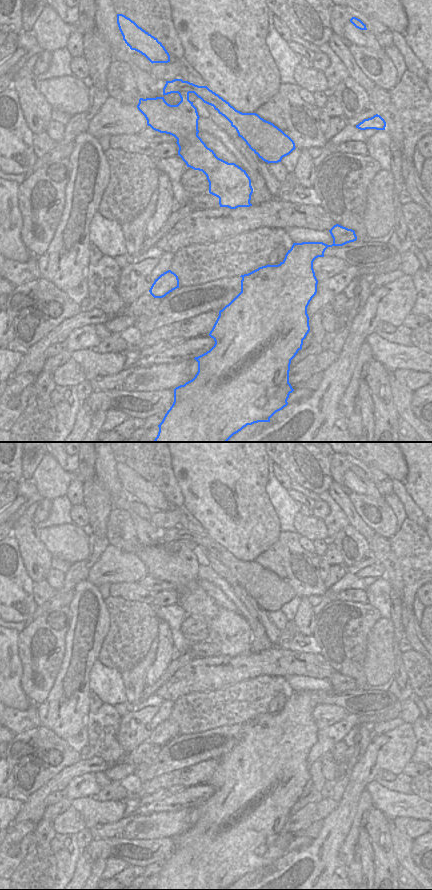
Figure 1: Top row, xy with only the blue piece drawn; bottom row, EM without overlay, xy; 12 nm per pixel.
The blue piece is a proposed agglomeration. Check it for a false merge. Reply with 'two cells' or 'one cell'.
one cell

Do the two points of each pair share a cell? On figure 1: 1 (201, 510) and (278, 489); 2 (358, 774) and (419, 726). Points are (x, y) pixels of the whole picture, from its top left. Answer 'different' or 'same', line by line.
1: different
2: different

